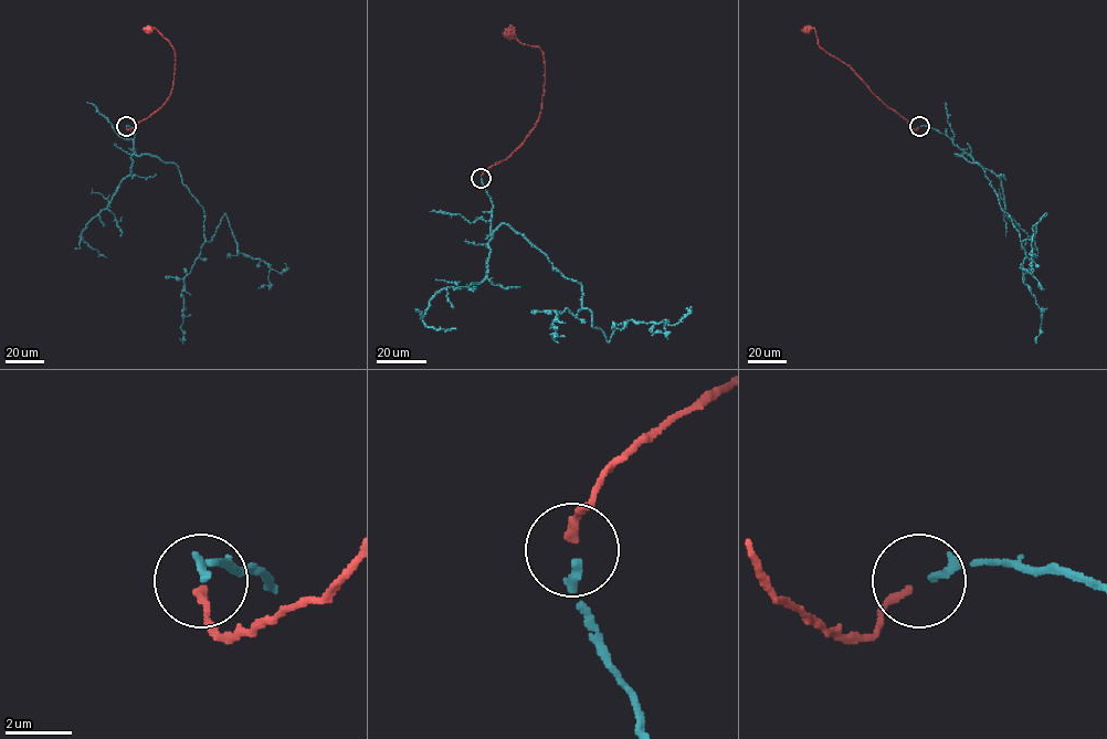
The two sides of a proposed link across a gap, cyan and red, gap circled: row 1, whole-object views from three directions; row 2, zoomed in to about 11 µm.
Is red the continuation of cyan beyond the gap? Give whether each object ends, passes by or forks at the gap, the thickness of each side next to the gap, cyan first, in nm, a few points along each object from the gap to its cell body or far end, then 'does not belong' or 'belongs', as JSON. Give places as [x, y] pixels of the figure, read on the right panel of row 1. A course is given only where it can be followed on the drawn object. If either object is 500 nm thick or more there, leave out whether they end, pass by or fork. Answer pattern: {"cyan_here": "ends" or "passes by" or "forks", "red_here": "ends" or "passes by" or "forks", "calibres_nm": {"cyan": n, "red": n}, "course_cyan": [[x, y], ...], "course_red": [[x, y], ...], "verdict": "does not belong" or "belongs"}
{"cyan_here": "ends", "red_here": "ends", "calibres_nm": {"cyan": 240, "red": 260}, "course_cyan": [[919, 126], [946, 134], [963, 152], [955, 154], [982, 168], [1021, 242], [1046, 214], [1031, 243], [1041, 288]], "course_red": [[919, 127], [914, 129], [850, 66], [824, 50], [815, 30], [808, 29]], "verdict": "belongs"}

